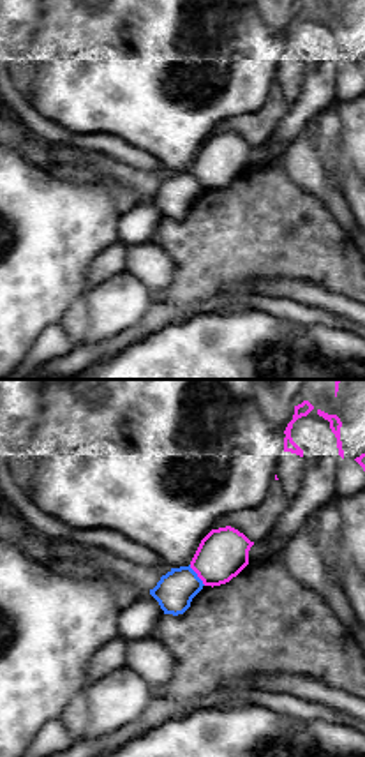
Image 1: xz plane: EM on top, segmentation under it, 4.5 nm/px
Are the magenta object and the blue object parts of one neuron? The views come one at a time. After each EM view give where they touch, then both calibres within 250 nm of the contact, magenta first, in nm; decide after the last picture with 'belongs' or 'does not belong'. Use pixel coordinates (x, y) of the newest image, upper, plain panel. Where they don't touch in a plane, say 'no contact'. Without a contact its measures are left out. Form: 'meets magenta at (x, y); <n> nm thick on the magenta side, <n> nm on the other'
meets magenta at (198, 180); 220 nm thick on the magenta side, 170 nm on the other

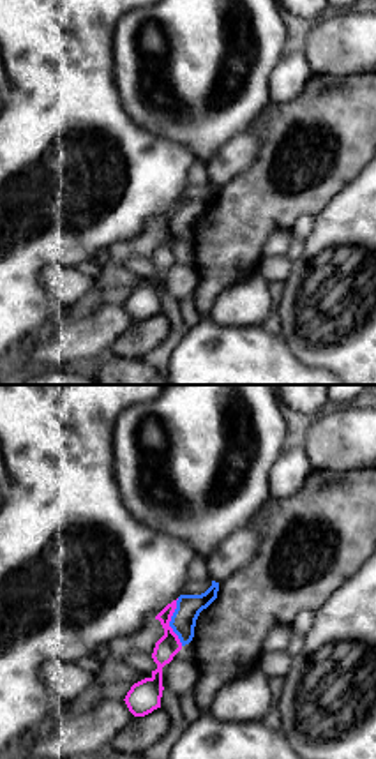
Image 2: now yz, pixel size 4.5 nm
meets magenta at (170, 225); 100 nm thick on the magenta side, 110 nm on the other

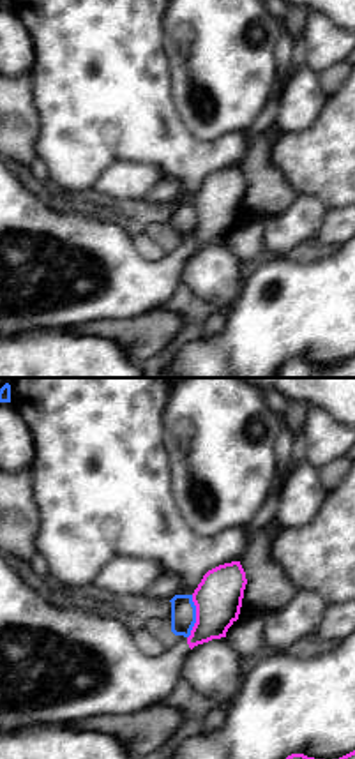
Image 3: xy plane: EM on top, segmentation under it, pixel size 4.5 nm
meets magenta at (196, 221); 220 nm thick on the magenta side, 110 nm on the other

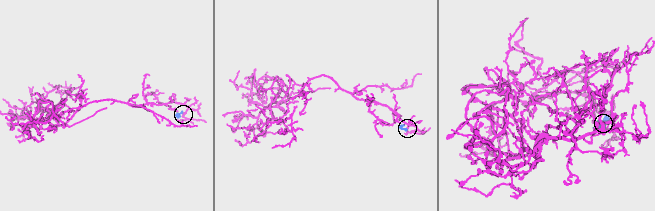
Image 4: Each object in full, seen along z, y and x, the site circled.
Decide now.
does not belong

